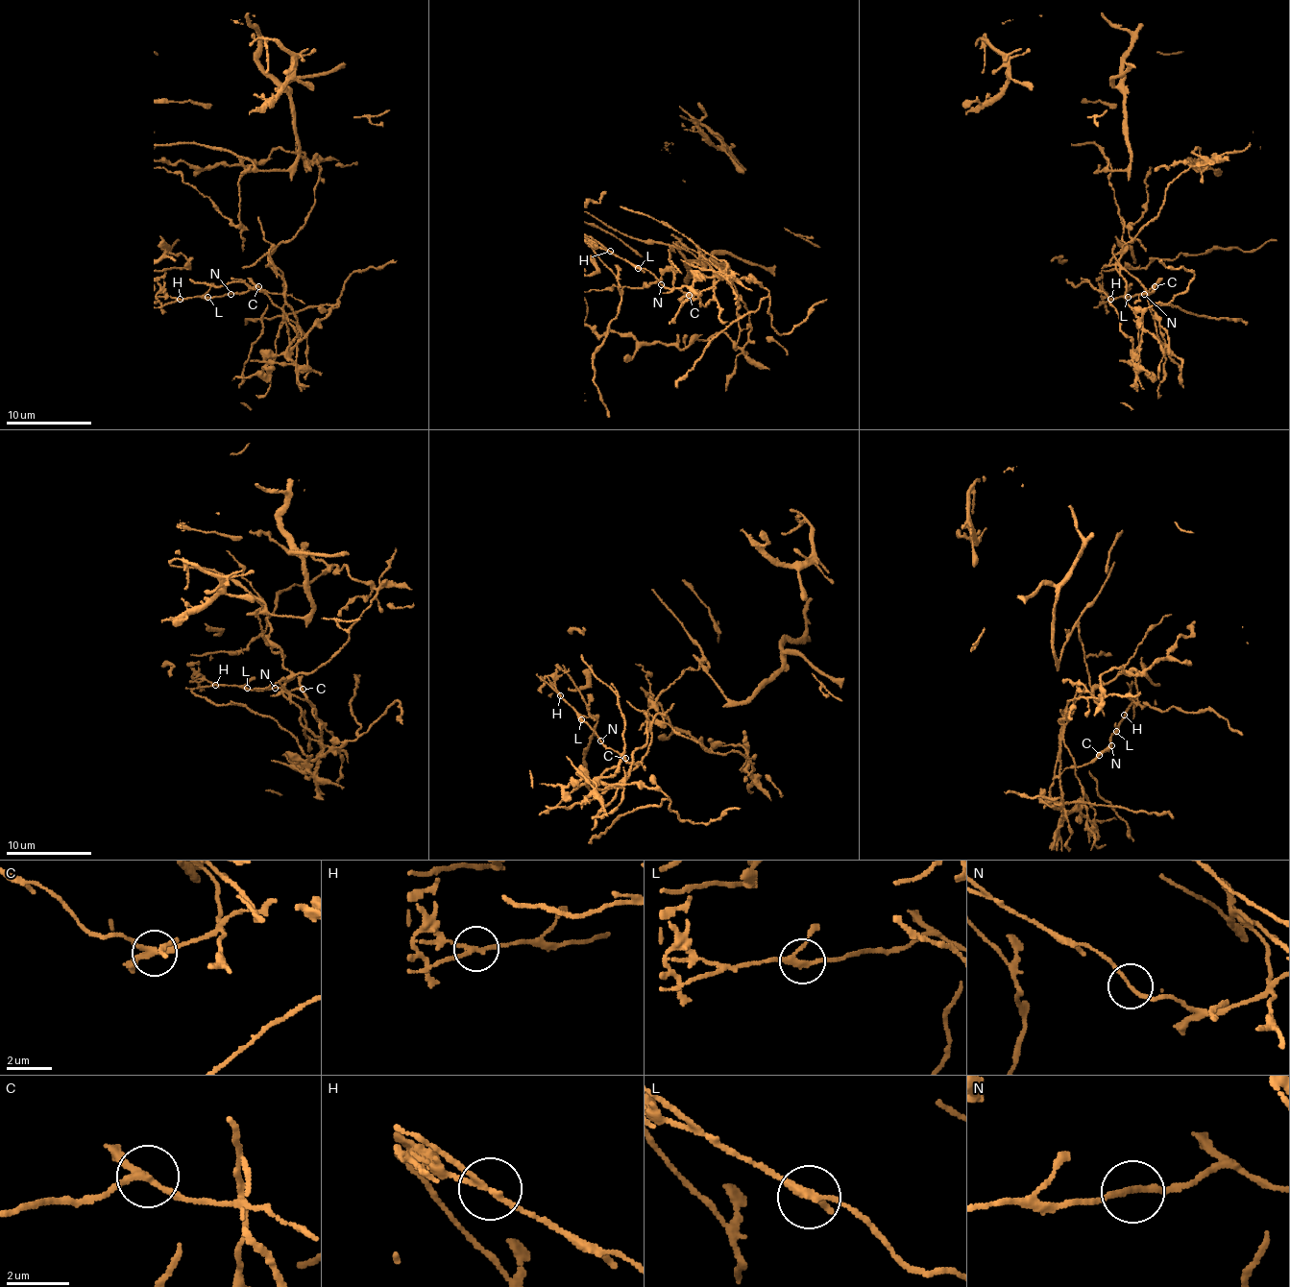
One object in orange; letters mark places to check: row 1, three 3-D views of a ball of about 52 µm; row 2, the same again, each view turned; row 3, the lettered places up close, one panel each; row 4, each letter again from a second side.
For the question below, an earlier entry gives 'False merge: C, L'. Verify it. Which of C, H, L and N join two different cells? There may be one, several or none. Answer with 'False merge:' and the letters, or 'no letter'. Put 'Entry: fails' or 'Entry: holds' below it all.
False merge: C, H
Entry: fails

